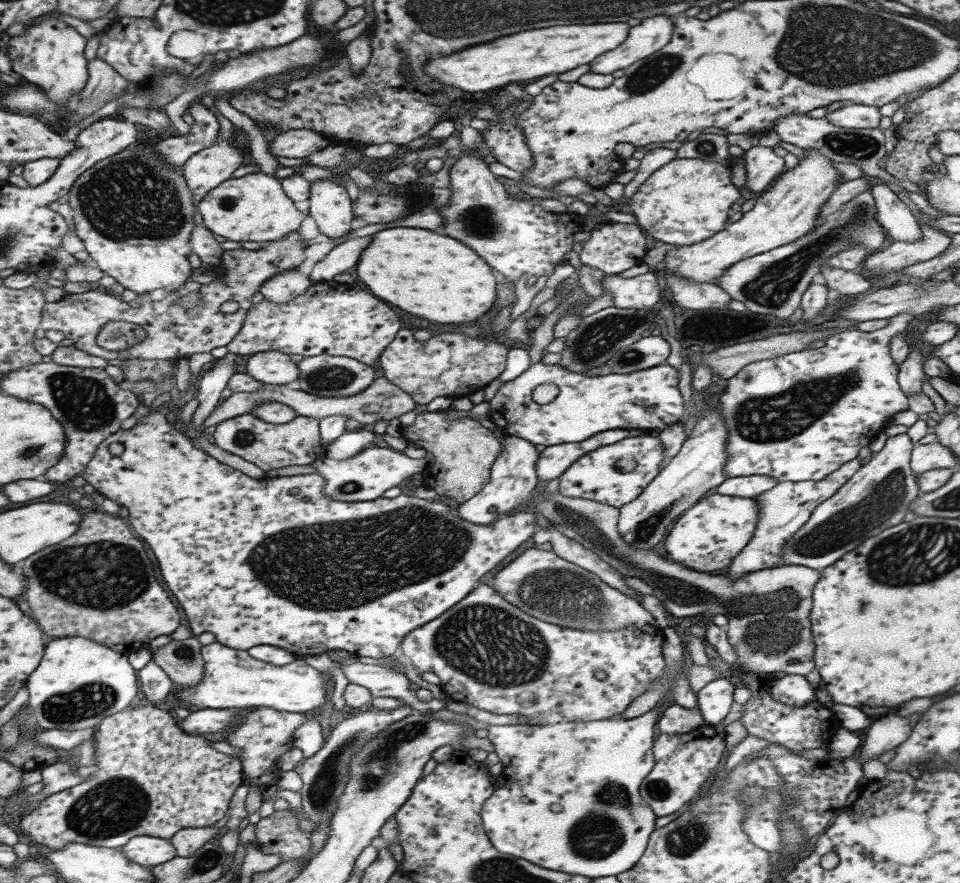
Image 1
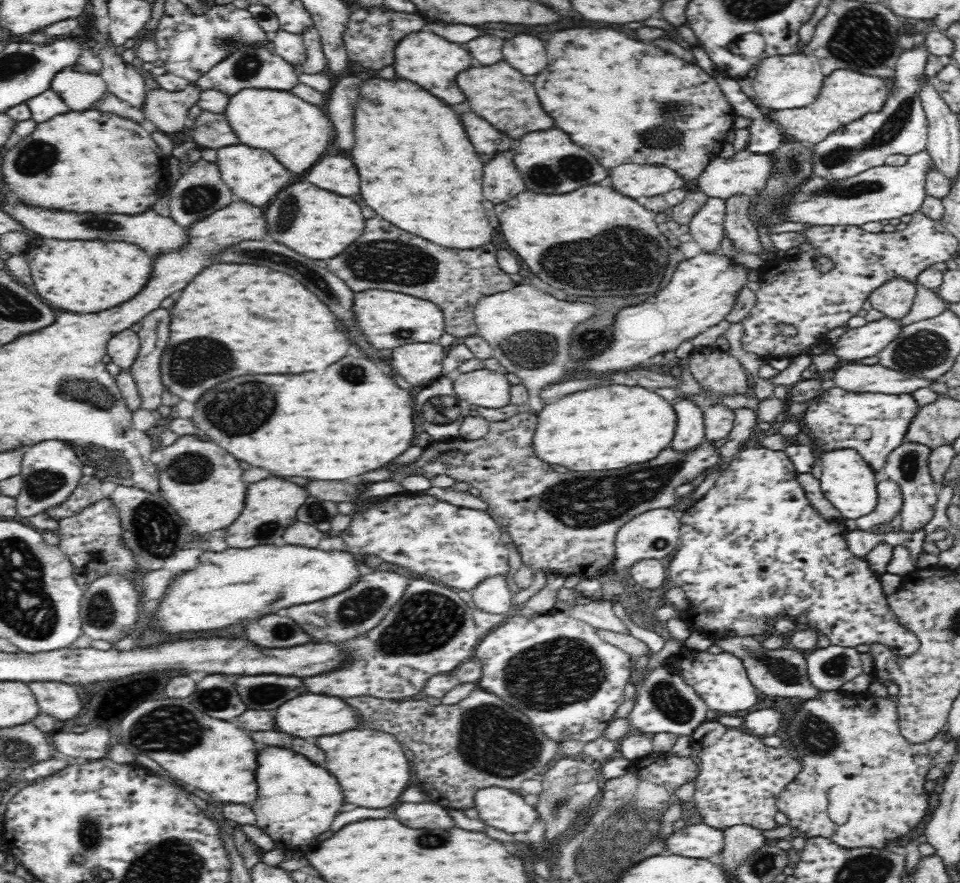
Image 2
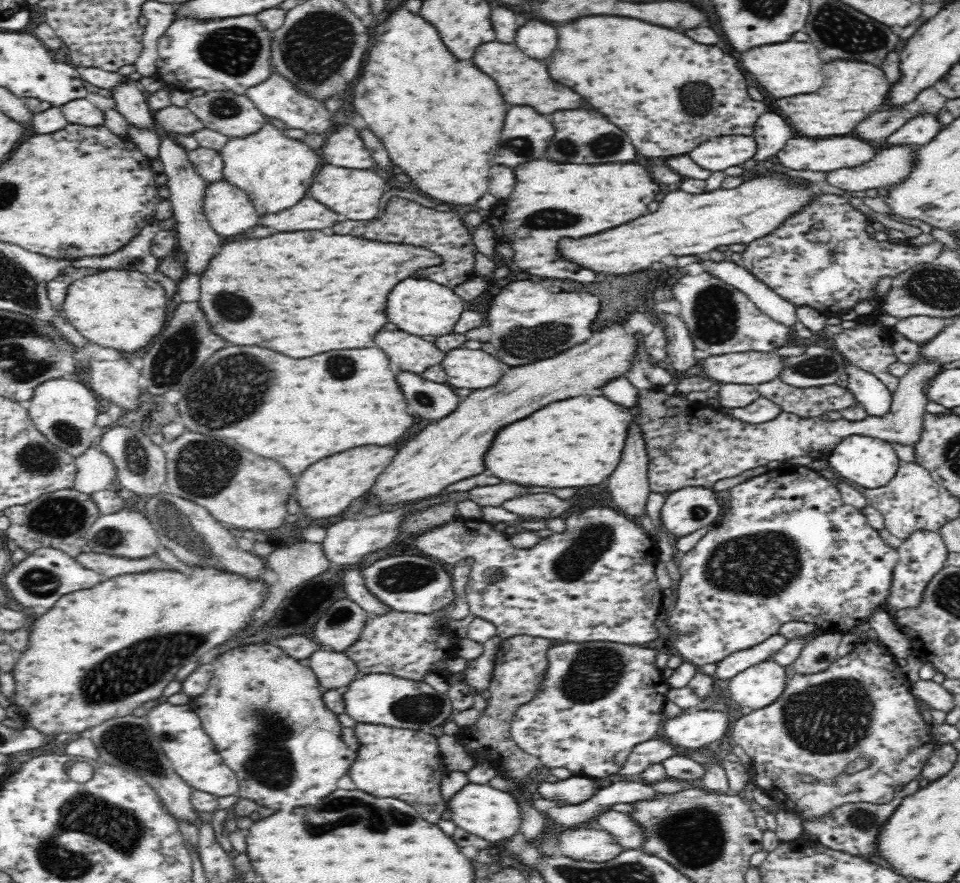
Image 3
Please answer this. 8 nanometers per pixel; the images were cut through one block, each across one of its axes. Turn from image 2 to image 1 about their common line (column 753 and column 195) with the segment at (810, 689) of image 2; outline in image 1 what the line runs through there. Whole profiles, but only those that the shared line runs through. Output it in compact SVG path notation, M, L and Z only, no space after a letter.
M194 637L184 640L171 639L150 653L150 660L163 669L171 682L191 687L203 677L201 644Z

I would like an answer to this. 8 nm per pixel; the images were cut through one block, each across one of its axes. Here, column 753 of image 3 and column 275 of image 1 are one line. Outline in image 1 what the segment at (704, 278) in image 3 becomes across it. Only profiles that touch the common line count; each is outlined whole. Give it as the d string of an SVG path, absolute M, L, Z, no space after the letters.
M331 281L313 282L301 295L285 302L274 303L263 297L261 302L252 304L245 313L243 323L235 337L228 342L226 350L233 355L253 355L273 351L285 355L313 357L318 355L343 356L369 366L380 376L377 363L381 352L394 340L401 322L397 314L385 306L379 298L371 296L365 286Z

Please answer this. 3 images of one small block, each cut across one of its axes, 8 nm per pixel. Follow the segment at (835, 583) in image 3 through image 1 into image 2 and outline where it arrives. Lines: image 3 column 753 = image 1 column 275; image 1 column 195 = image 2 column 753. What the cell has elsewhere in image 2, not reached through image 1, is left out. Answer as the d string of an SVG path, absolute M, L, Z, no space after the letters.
M755 447L755 448L748 448L742 452L739 452L734 457L734 460L724 468L724 471L717 474L715 483L712 485L712 488L708 490L706 494L701 499L698 499L694 505L692 505L689 509L678 512L680 522L682 523L682 526L680 526L680 546L676 549L676 552L674 553L674 556L672 556L672 560L670 560L670 563L668 563L668 578L673 582L673 584L680 586L682 590L684 590L684 594L686 595L686 600L688 601L688 607L685 608L685 617L682 618L684 621L684 624L688 626L689 630L691 632L698 632L698 634L704 634L706 638L713 639L713 642L716 640L720 640L720 638L734 638L734 636L750 636L753 637L754 635L760 636L761 634L766 634L768 632L768 626L770 626L770 620L772 618L778 618L778 616L788 618L788 617L794 617L798 616L798 614L802 614L804 610L807 610L807 624L808 627L821 630L826 636L830 637L830 640L832 641L832 645L840 645L843 647L857 647L859 644L874 644L876 642L885 644L890 648L891 654L899 655L900 658L910 658L912 654L916 654L916 650L920 650L920 639L916 637L916 633L913 633L906 627L906 625L900 624L900 621L896 618L896 613L892 612L892 607L889 606L888 601L888 594L884 591L884 588L882 587L882 580L876 573L874 573L874 570L870 569L870 563L866 561L865 557L858 557L856 554L852 553L850 551L850 547L848 547L848 541L846 541L846 536L848 536L849 530L848 527L846 527L846 523L844 523L844 518L842 519L826 519L826 517L822 517L822 513L818 511L818 509L814 508L814 505L812 505L812 502L808 500L808 495L804 492L804 487L800 484L800 482L797 481L797 474L798 471L796 471L796 468L794 467L794 464L791 462L790 458L785 454L783 450L770 450L770 449L764 449L763 447Z

